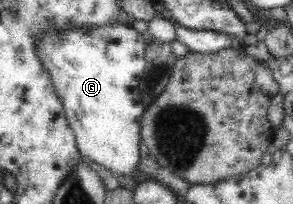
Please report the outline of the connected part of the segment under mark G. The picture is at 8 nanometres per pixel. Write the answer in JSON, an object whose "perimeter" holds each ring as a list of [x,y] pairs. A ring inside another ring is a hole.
{"perimeter":[[[117,24],[106,28],[89,31],[73,29],[63,35],[45,35],[36,43],[36,54],[52,75],[53,85],[64,105],[66,120],[73,130],[81,157],[105,167],[118,179],[135,181],[135,175],[139,172],[140,119],[146,107],[141,97],[140,83],[150,64],[145,59],[145,41],[134,27],[130,29],[125,24]]]}

